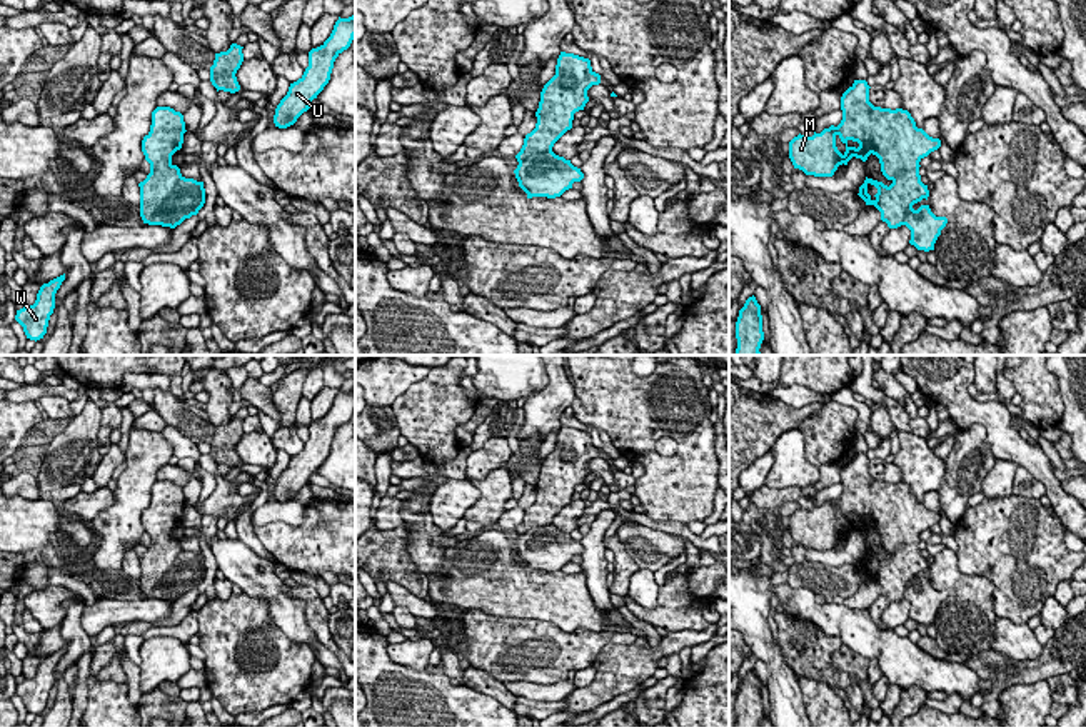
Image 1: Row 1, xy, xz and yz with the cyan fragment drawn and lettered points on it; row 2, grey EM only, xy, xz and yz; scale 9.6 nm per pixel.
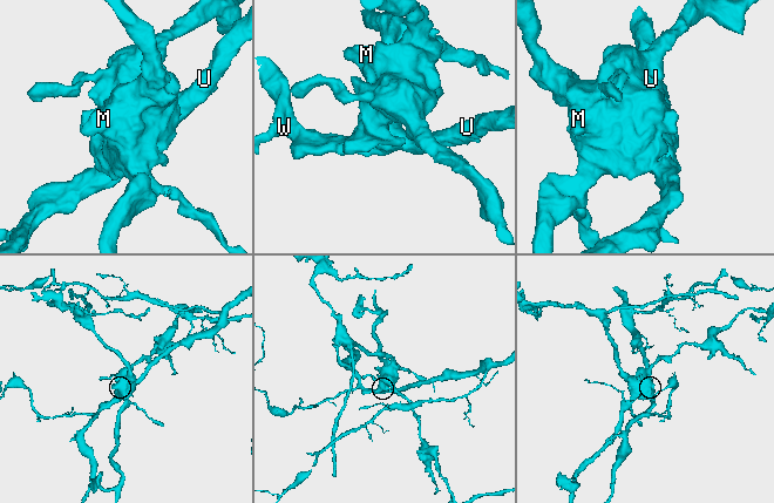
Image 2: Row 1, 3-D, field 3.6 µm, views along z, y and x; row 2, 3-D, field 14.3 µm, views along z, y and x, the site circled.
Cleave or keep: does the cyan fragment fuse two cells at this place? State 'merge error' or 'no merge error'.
merge error

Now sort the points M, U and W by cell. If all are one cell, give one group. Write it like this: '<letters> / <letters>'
M / U W

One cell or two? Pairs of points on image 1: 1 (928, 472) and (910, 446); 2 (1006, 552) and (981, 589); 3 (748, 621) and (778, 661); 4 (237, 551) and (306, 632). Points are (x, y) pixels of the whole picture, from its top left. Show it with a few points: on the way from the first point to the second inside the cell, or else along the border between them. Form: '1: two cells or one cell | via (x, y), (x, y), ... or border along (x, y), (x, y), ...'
1: one cell | via (921, 466), (913, 452)
2: two cells | border along (958, 556), (963, 572), (993, 584), (996, 617)
3: one cell | via (756, 631), (768, 651)
4: one cell | via (251, 571), (279, 599), (287, 612)

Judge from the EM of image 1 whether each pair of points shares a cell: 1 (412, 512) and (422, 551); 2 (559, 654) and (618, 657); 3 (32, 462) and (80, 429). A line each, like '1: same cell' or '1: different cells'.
1: same cell
2: different cells
3: same cell

